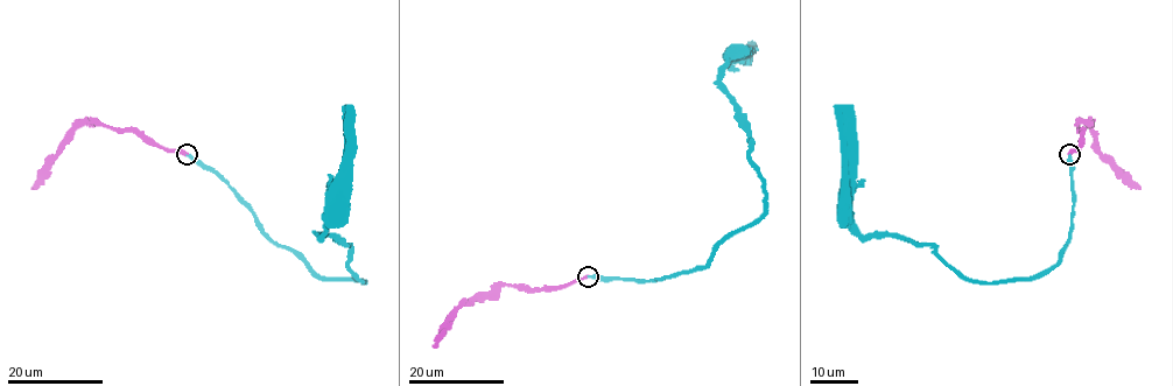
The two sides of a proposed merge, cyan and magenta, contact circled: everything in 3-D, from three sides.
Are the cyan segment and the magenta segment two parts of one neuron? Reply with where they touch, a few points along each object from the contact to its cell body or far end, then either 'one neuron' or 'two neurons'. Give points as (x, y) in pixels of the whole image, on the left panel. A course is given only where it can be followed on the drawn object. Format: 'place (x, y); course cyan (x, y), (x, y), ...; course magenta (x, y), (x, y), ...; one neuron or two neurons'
place (187, 154); course cyan (187, 154), (211, 168), (261, 230), (320, 276), (364, 282), (350, 269), (349, 245), (320, 236), (336, 209); course magenta (187, 154), (150, 145), (131, 130), (81, 124), (65, 140), (33, 189); one neuron

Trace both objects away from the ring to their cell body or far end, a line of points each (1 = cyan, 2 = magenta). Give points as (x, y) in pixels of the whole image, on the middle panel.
1: (588, 276), (702, 268), (764, 212), (747, 124), (721, 82), (737, 50)
2: (588, 276), (560, 286), (518, 288), (504, 285), (489, 296), (466, 301), (434, 348)

